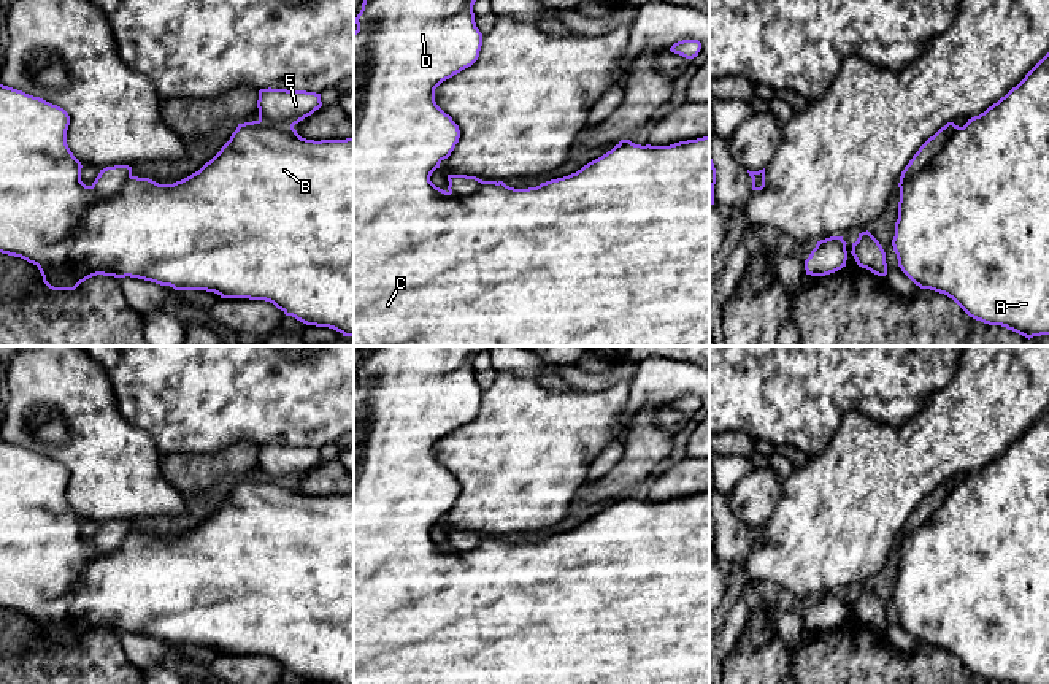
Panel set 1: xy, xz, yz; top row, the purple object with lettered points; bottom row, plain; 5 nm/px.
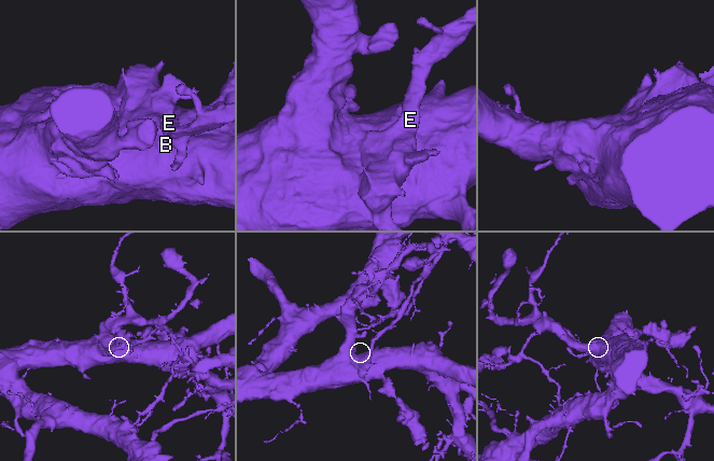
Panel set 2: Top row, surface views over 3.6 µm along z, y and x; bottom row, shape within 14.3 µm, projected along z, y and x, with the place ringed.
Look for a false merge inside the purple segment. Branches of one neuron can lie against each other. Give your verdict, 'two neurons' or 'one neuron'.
two neurons

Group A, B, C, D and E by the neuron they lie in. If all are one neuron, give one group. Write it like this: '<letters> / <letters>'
A B C D / E

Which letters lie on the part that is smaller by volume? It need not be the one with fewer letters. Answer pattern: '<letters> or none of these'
E

